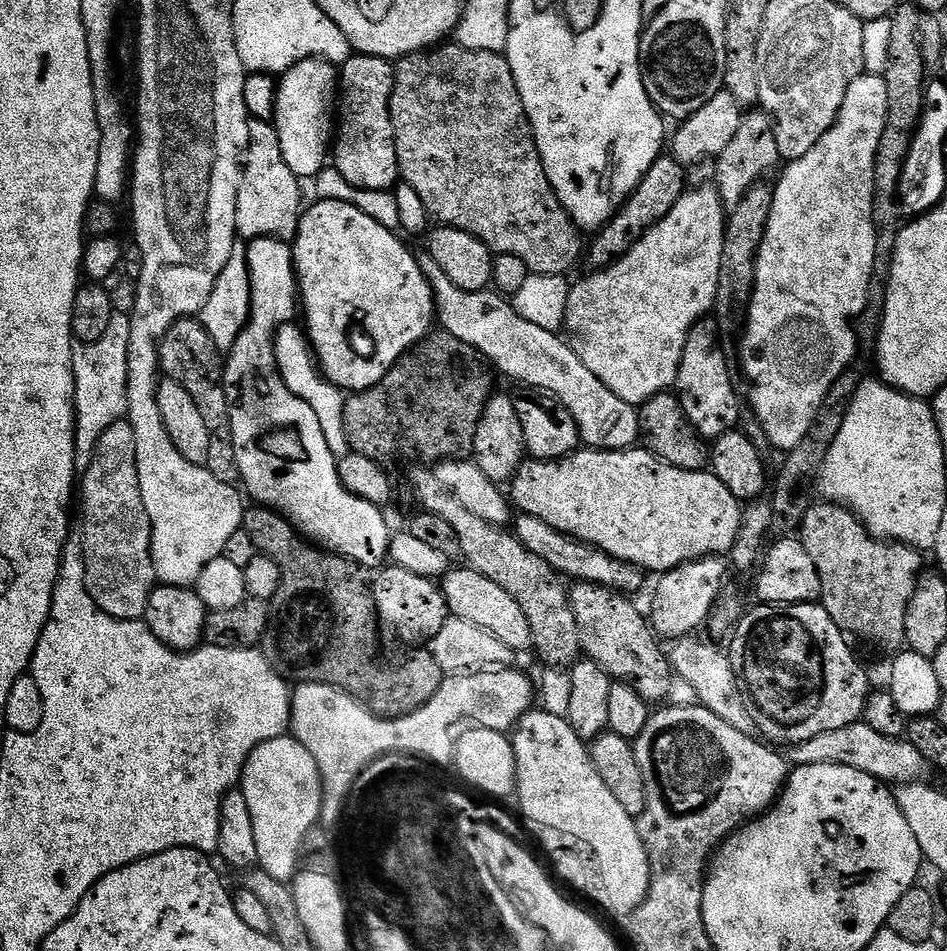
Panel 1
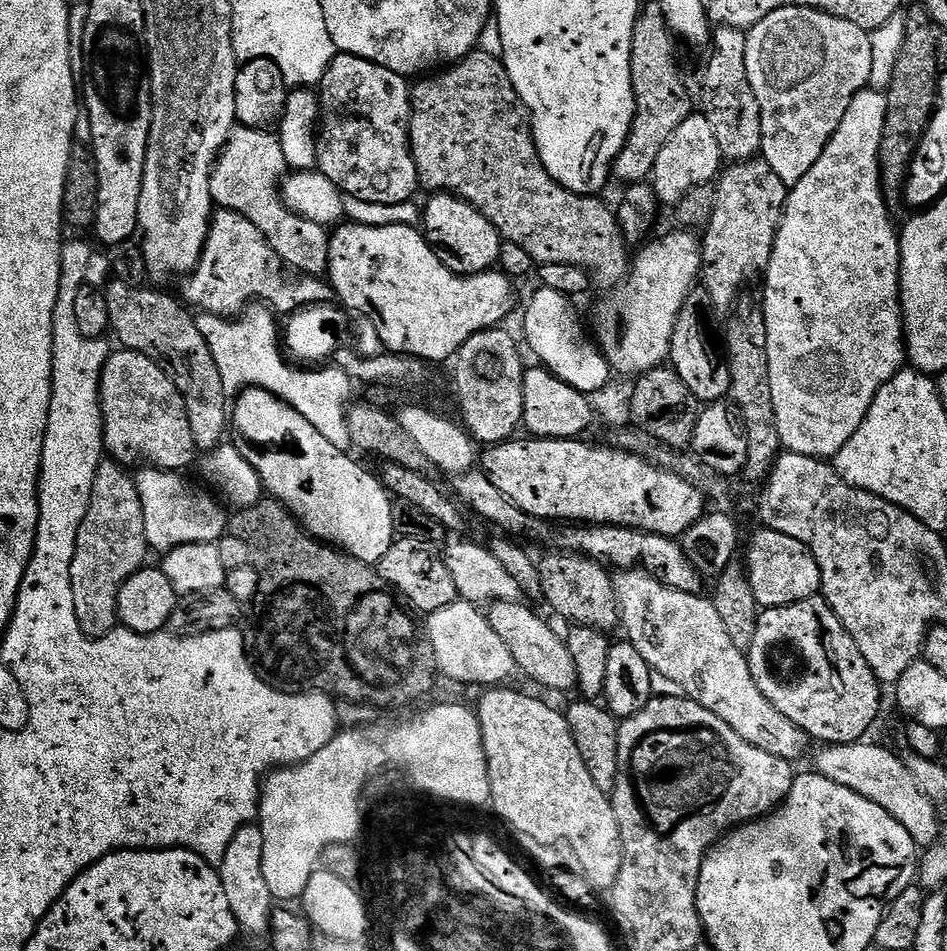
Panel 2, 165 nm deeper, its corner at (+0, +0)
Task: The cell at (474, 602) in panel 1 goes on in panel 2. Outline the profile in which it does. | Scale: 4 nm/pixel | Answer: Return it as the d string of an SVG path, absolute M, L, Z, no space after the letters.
M497 600L487 609L486 615L498 638L506 642L506 650L514 654L514 662L521 673L524 671L534 683L552 692L568 692L576 688L576 667L574 658L570 658L567 639L561 633L559 636L538 613L531 612L524 602Z

